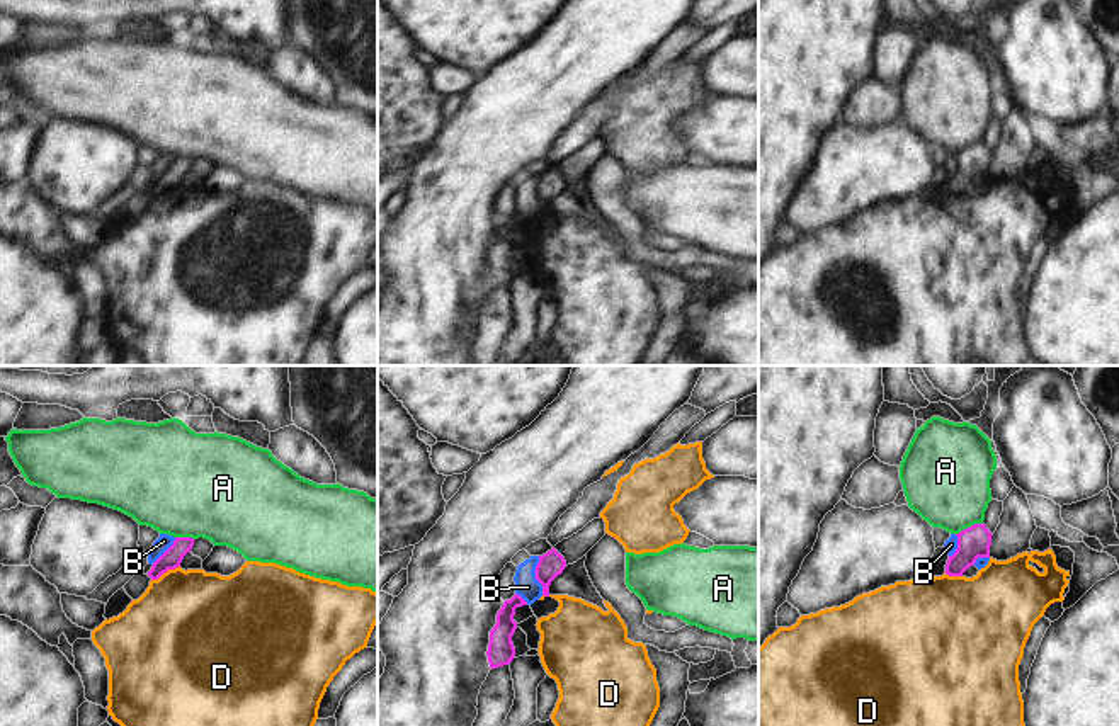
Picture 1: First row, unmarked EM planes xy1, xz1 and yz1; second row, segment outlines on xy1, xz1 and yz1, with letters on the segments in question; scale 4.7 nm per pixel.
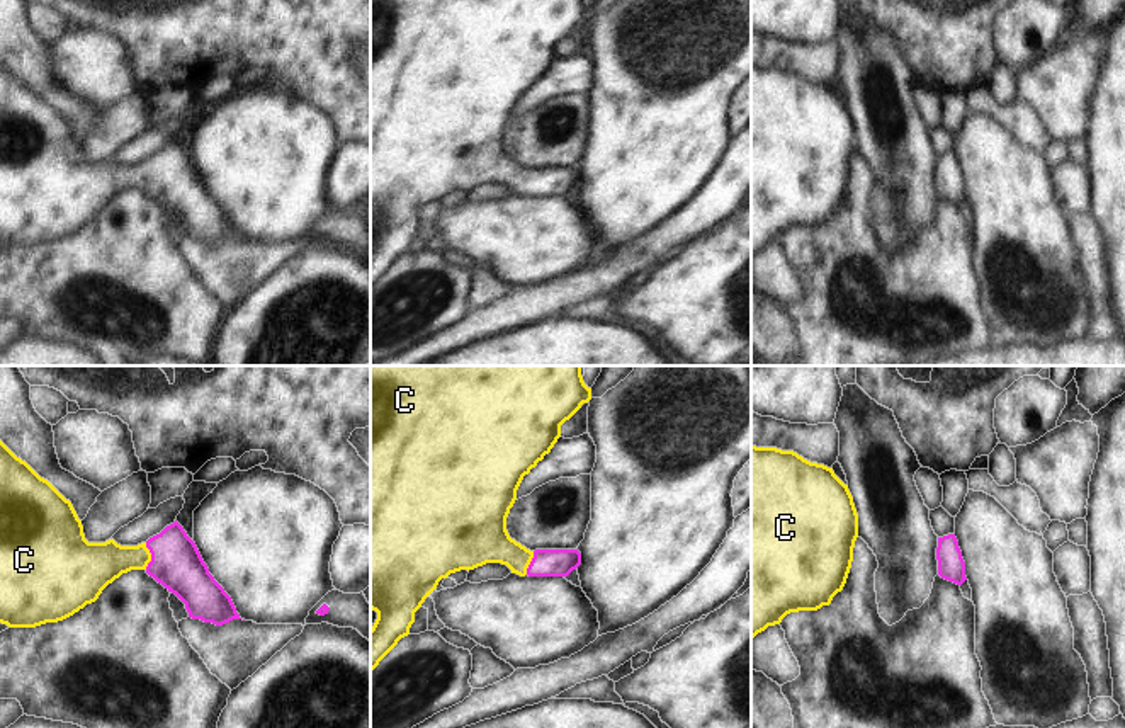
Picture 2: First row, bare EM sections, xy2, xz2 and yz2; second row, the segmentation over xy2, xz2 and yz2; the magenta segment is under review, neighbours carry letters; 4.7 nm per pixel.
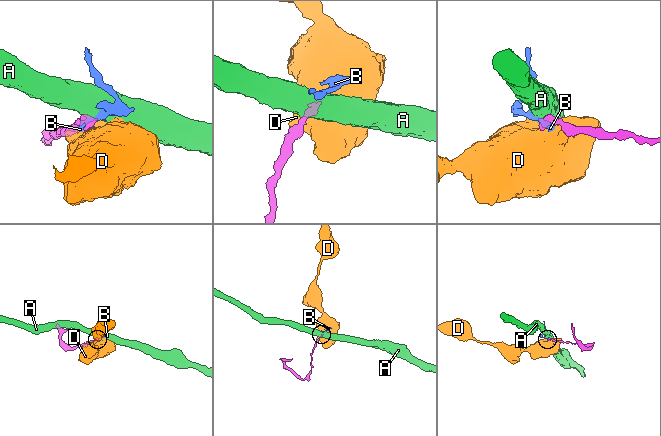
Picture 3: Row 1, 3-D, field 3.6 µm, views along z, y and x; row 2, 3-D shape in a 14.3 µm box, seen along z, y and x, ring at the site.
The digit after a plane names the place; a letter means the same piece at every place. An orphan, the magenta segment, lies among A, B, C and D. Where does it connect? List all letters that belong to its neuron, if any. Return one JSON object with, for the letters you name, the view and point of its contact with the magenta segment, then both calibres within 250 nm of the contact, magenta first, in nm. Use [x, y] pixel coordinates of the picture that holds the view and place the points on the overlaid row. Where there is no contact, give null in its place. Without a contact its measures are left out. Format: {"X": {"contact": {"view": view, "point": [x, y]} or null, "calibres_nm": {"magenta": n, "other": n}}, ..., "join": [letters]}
{"C": {"contact": {"view": "xy2", "point": [152, 557]}, "calibres_nm": {"magenta": 240, "other": 200}}, "join": ["C"]}

